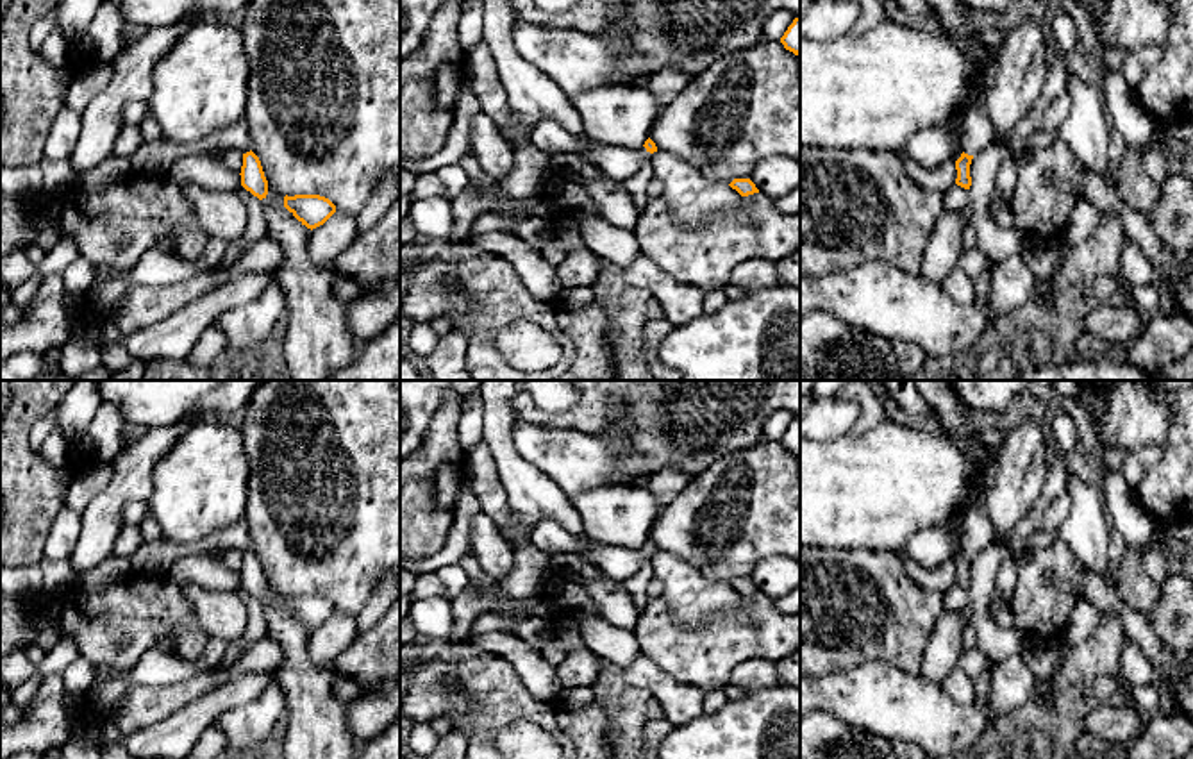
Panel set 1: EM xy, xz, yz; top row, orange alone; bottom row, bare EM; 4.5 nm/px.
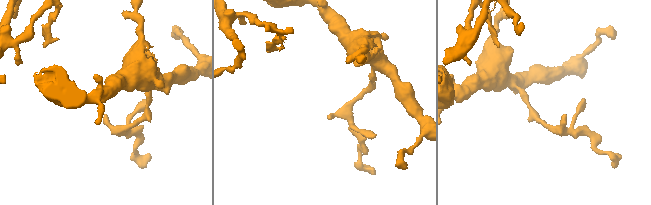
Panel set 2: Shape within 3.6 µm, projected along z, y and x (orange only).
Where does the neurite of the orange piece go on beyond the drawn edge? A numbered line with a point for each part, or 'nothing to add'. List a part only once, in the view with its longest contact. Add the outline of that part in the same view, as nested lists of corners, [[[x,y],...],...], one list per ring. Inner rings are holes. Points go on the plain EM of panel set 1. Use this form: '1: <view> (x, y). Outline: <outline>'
1: yz (977, 534). Outline: [[[977,505],[966,514],[959,534],[959,545],[964,554],[973,557],[995,545],[995,527],[984,505]]]

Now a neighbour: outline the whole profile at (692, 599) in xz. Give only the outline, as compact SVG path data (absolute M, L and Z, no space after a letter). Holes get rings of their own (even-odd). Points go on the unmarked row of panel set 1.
M657 550L650 557L654 579L661 582L672 618L684 629L698 629L711 616L739 611L743 596L729 584L705 579L689 563Z

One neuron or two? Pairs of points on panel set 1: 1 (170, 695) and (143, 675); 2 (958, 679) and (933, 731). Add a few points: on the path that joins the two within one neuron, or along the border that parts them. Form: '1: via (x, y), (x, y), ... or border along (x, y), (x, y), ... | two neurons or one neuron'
1: border along (197, 674), (168, 684), (134, 684), (118, 704) | two neurons
2: border along (945, 686), (959, 702), (976, 699) | two neurons

